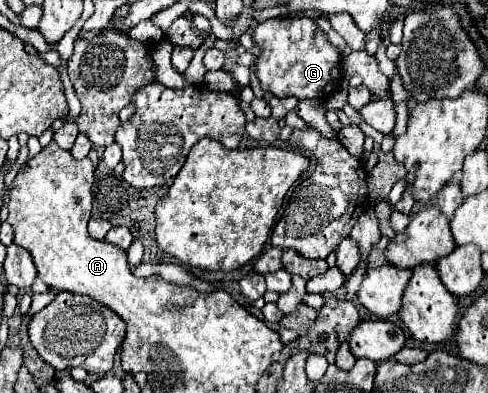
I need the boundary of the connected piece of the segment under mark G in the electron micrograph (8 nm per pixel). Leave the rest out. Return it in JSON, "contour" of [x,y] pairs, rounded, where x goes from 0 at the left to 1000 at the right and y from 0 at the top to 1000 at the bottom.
{"contour":[[[605,43],[605,48],[551,48],[527,64],[518,84],[523,115],[535,125],[523,155],[523,191],[539,221],[539,232],[555,232],[568,247],[600,242],[609,252],[670,252],[691,226],[699,206],[699,130],[670,104],[670,89],[650,69],[650,59],[633,43]]]}

